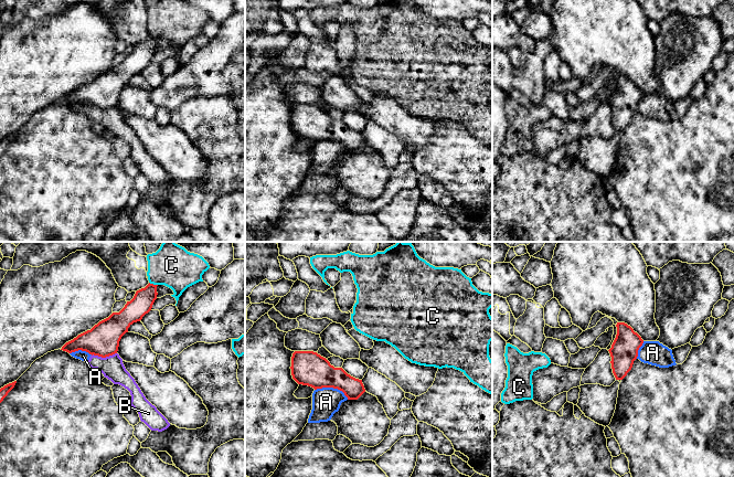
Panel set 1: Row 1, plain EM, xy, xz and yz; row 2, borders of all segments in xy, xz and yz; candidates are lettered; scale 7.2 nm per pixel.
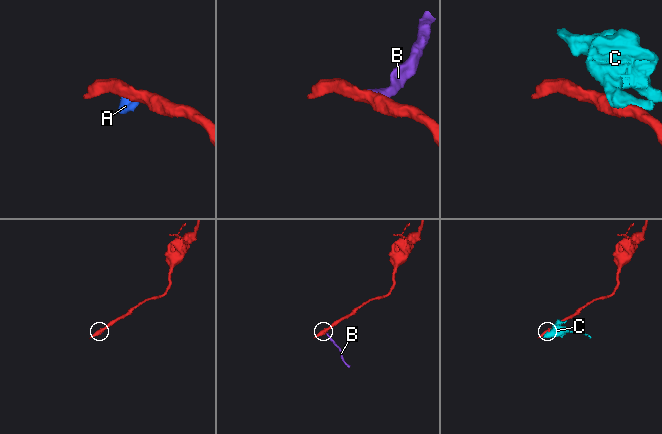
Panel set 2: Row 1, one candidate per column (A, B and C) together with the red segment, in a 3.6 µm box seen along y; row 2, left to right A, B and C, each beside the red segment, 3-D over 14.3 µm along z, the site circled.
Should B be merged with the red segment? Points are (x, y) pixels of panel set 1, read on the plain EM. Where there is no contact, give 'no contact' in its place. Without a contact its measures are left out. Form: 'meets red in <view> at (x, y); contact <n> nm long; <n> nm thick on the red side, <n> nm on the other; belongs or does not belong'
meets red in xy at (104, 109); contact 190 nm long; 240 nm thick on the red side, 170 nm on the other; does not belong

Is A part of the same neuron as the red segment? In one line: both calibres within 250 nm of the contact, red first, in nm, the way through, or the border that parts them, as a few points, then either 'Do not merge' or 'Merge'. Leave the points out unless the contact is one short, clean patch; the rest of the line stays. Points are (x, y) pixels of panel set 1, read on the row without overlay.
Thickness 260 nm (red) against 200 nm. Boundary: xz (315, 141), (337, 140), (348, 151). Do not merge

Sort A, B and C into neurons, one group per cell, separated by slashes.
A B / C

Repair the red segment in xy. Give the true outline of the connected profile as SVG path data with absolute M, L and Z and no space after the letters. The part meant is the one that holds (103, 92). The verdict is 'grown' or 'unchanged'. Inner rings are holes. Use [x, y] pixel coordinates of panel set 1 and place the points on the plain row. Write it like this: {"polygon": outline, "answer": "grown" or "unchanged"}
{"polygon": "M149 35L145 41L137 43L119 65L113 65L91 83L66 95L61 103L68 106L82 103L102 110L117 106L119 94L128 85L128 81L151 63L158 47L157 39Z", "answer": "unchanged"}

